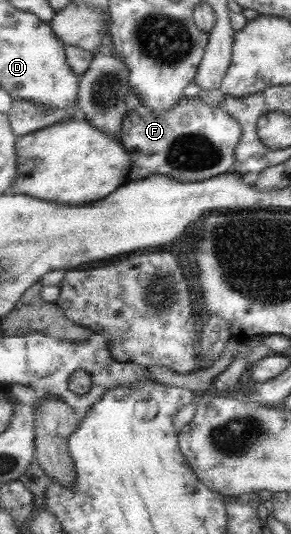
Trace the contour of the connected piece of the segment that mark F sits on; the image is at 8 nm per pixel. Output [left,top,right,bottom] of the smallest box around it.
[118,96,242,183]

